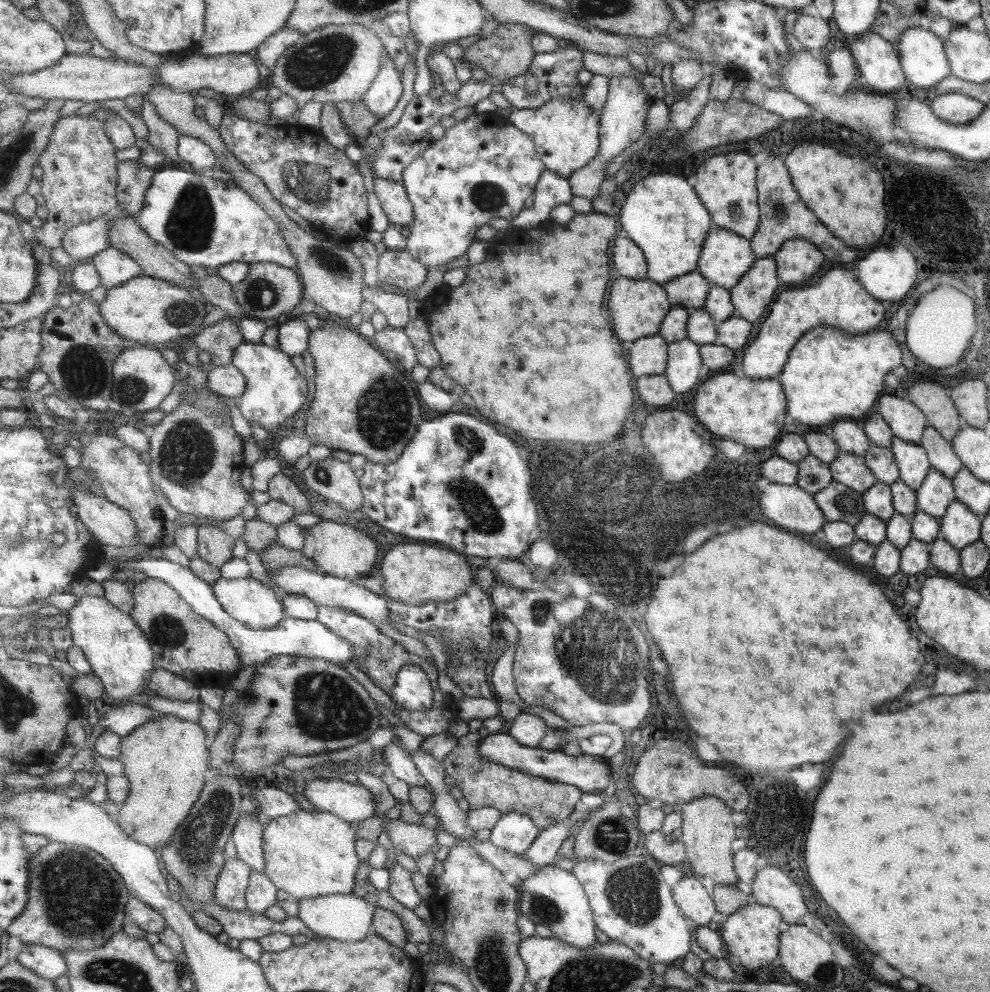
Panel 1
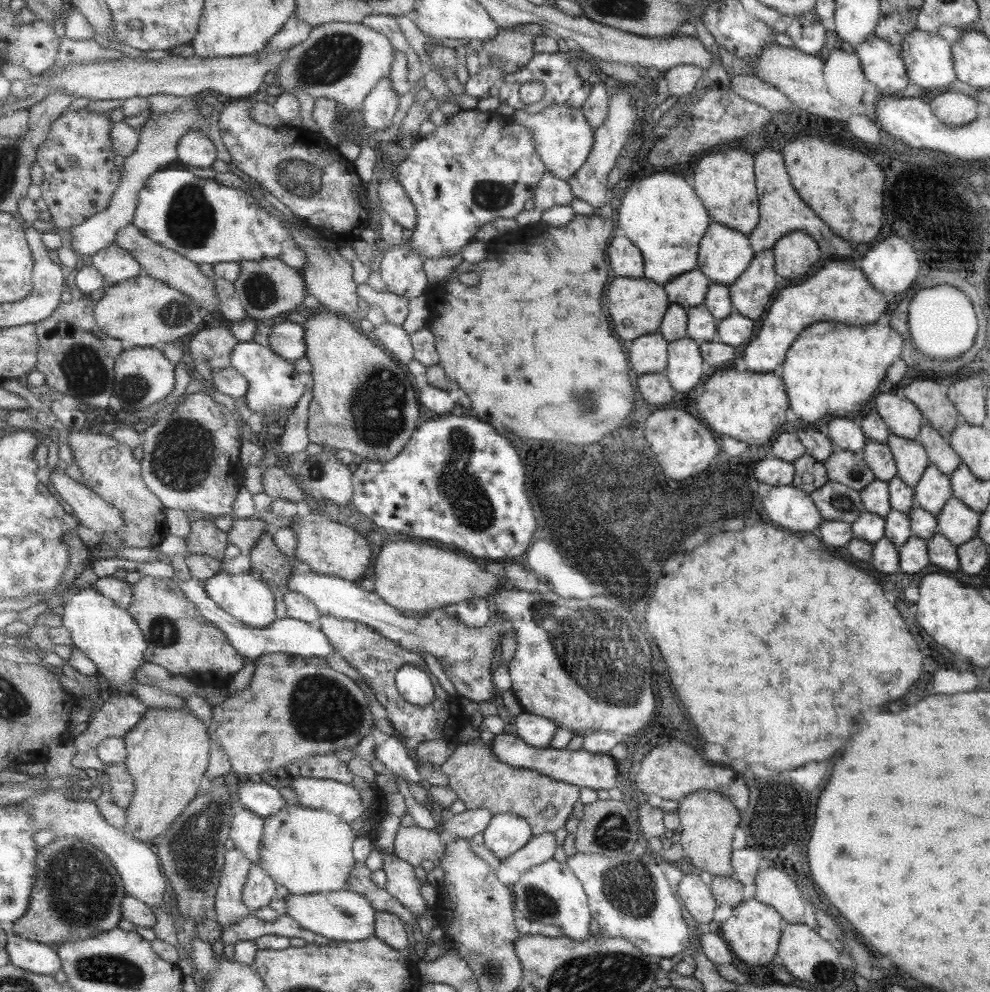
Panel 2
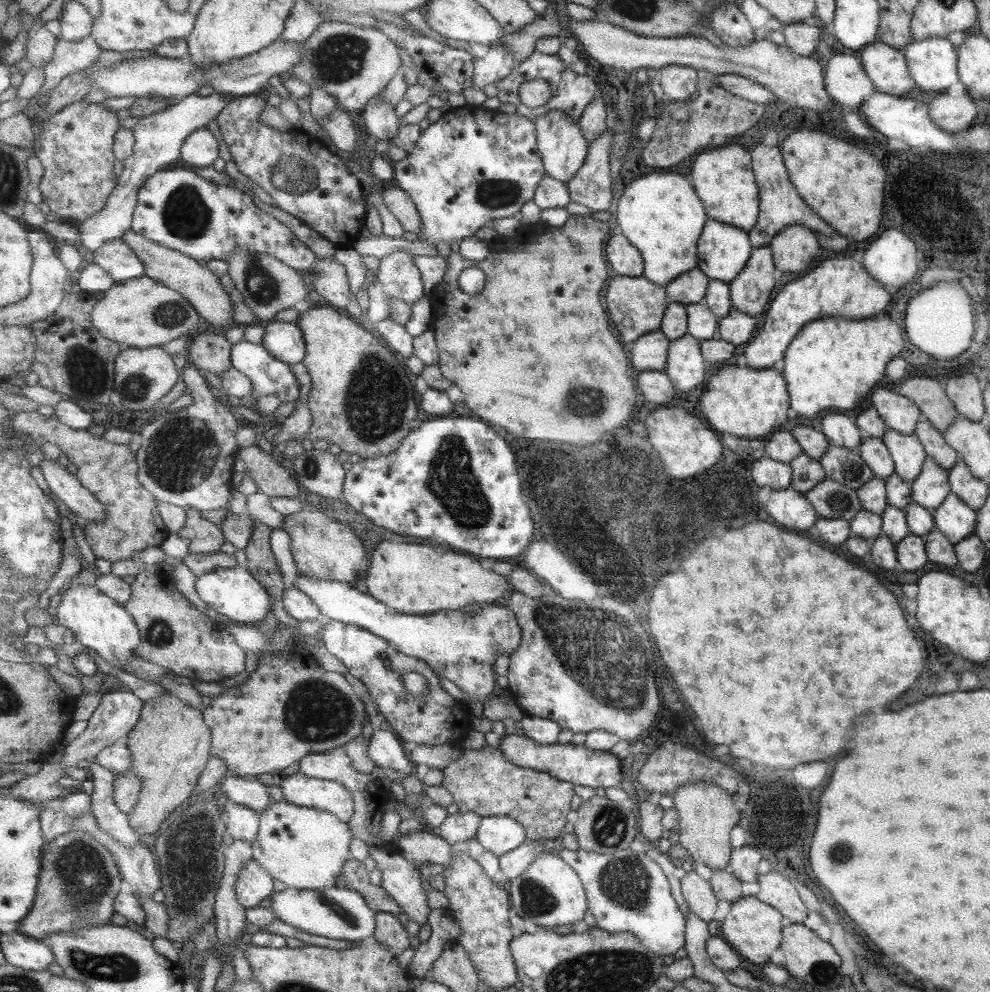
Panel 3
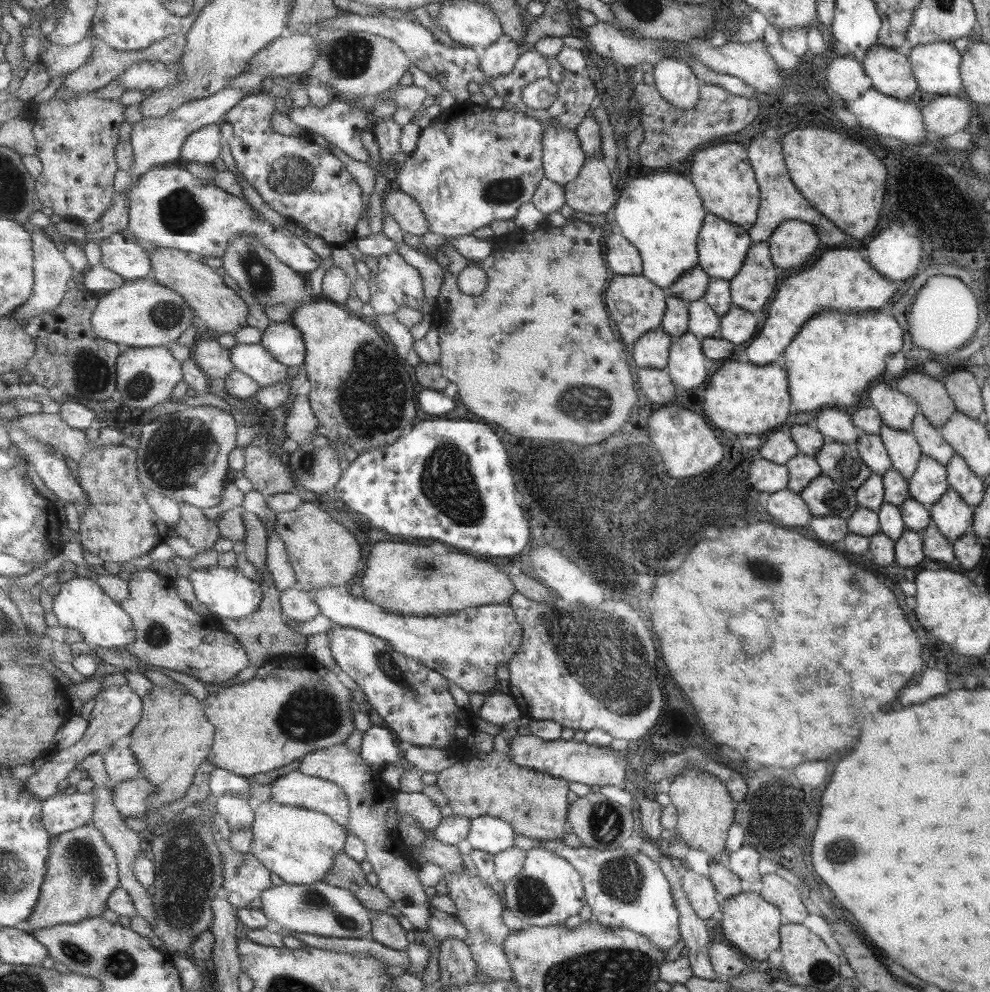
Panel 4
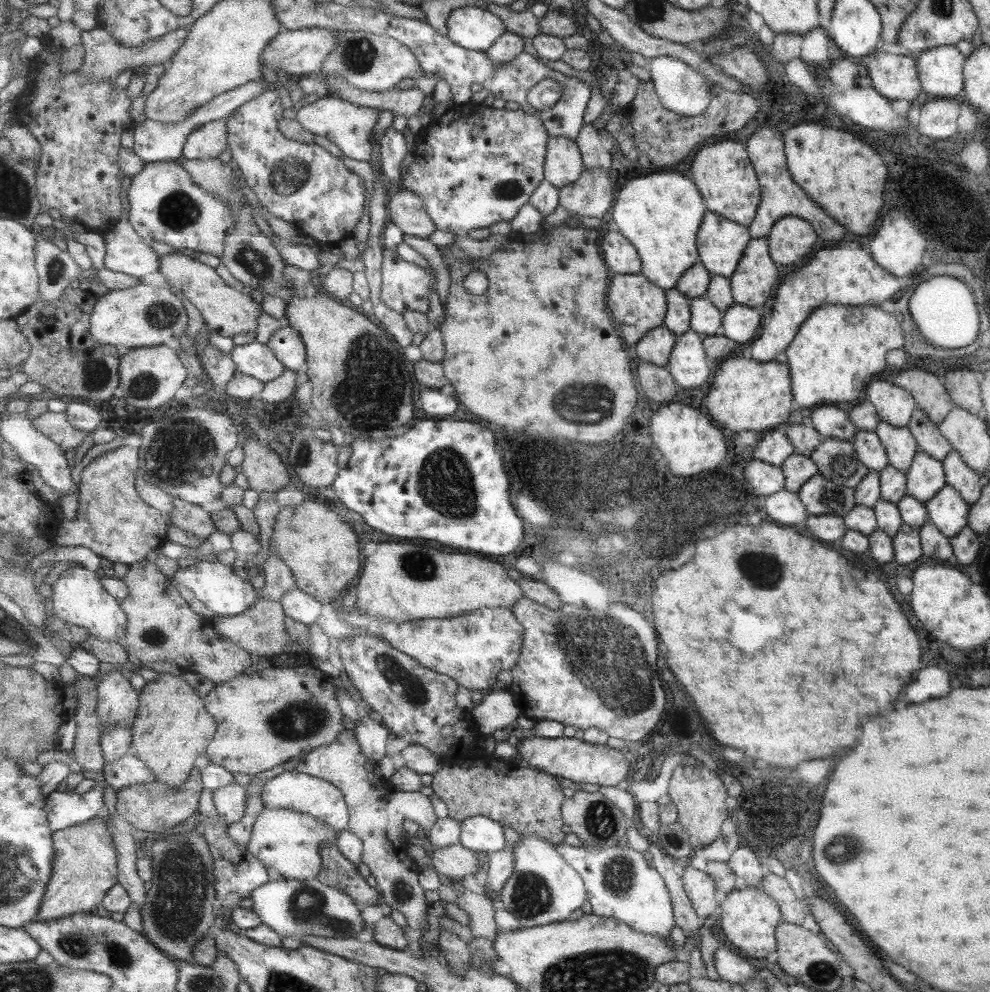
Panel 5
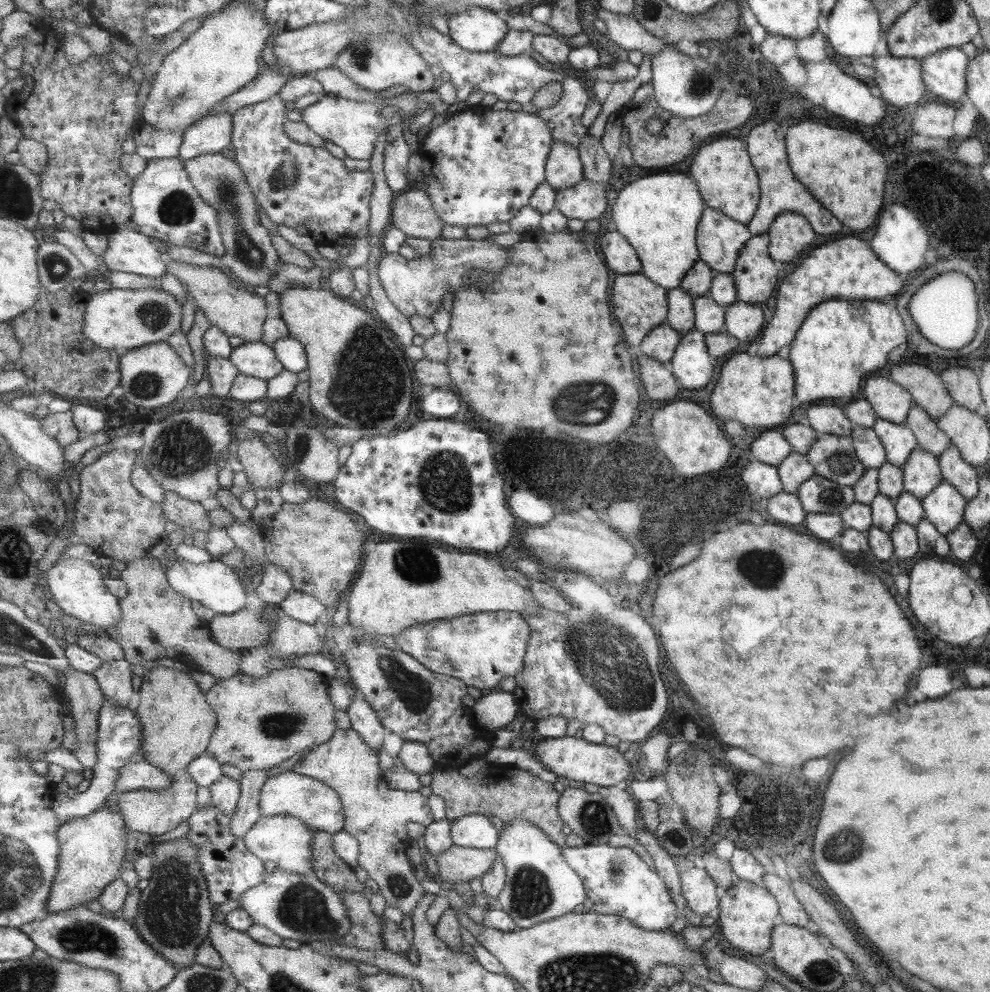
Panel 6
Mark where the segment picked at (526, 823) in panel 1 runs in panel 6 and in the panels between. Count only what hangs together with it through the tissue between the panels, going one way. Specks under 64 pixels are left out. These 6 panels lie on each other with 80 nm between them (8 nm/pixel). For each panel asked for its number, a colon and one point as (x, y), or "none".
2: (507, 833)
3: (499, 835)
4: (488, 833)
5: (482, 834)
6: (477, 831)

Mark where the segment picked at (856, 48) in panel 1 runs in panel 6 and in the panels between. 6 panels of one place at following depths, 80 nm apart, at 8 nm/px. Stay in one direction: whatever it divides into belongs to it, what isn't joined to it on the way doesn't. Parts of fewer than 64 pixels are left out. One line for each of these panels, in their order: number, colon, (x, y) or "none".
2: (880, 63)
3: (885, 68)
4: (891, 74)
5: (894, 76)
6: (899, 79)

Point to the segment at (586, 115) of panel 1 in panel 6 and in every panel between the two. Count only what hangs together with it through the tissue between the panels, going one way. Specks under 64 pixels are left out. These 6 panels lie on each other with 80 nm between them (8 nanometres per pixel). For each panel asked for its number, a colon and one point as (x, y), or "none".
2: (564, 138)
3: (564, 147)
4: (564, 160)
5: (564, 163)
6: (565, 169)

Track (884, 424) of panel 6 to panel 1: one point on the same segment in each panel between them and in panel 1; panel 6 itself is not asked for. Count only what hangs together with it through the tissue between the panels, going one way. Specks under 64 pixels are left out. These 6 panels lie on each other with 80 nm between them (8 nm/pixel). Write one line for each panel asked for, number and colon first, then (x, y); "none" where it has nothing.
1: (912, 462)
2: (909, 455)
3: (907, 452)
4: (904, 452)
5: (901, 447)

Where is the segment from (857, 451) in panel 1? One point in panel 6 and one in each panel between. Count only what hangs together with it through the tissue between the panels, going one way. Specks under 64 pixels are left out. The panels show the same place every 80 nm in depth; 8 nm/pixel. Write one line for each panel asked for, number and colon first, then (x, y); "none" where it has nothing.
2: (843, 433)
3: (839, 430)
4: (833, 425)
5: (828, 421)
6: (831, 420)

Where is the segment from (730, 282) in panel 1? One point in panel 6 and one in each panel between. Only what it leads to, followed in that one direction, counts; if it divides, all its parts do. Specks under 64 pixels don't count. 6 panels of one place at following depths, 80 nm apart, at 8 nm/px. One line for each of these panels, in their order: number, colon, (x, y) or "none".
2: (723, 253)
3: (722, 250)
4: (721, 246)
5: (720, 242)
6: (719, 239)

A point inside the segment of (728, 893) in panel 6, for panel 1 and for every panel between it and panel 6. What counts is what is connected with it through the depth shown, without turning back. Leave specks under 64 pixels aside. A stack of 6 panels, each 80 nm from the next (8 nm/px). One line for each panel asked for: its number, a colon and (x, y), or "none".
1: (751, 932)
2: (751, 932)
3: (751, 928)
4: (750, 923)
5: (748, 917)

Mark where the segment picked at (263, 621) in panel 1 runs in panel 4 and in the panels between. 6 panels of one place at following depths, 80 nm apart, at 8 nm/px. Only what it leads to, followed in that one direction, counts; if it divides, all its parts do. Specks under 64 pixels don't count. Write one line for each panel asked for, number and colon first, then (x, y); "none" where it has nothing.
2: (250, 600)
3: (235, 592)
4: (227, 593)

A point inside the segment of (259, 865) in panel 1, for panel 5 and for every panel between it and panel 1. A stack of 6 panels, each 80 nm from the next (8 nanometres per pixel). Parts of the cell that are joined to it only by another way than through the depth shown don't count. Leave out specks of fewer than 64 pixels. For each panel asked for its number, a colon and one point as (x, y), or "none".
2: (247, 829)
3: (243, 823)
4: (239, 813)
5: (230, 801)

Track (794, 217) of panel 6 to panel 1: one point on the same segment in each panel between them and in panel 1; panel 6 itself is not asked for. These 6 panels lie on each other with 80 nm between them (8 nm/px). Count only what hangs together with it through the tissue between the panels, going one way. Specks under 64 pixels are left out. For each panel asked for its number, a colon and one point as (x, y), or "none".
1: (797, 258)
2: (795, 253)
3: (793, 247)
4: (792, 241)
5: (789, 238)

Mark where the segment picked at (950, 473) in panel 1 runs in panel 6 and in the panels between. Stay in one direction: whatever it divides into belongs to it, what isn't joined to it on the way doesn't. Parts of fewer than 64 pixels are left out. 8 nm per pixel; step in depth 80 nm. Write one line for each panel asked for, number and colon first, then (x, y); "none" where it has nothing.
2: (940, 454)
3: (933, 442)
4: (930, 441)
5: (929, 440)
6: (930, 437)

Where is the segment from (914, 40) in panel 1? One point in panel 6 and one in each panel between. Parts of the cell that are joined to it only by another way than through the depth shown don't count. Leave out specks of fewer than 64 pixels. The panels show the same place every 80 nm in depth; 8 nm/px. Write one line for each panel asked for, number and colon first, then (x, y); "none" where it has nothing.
2: (928, 58)
3: (932, 62)
4: (936, 66)
5: (939, 69)
6: (945, 73)

